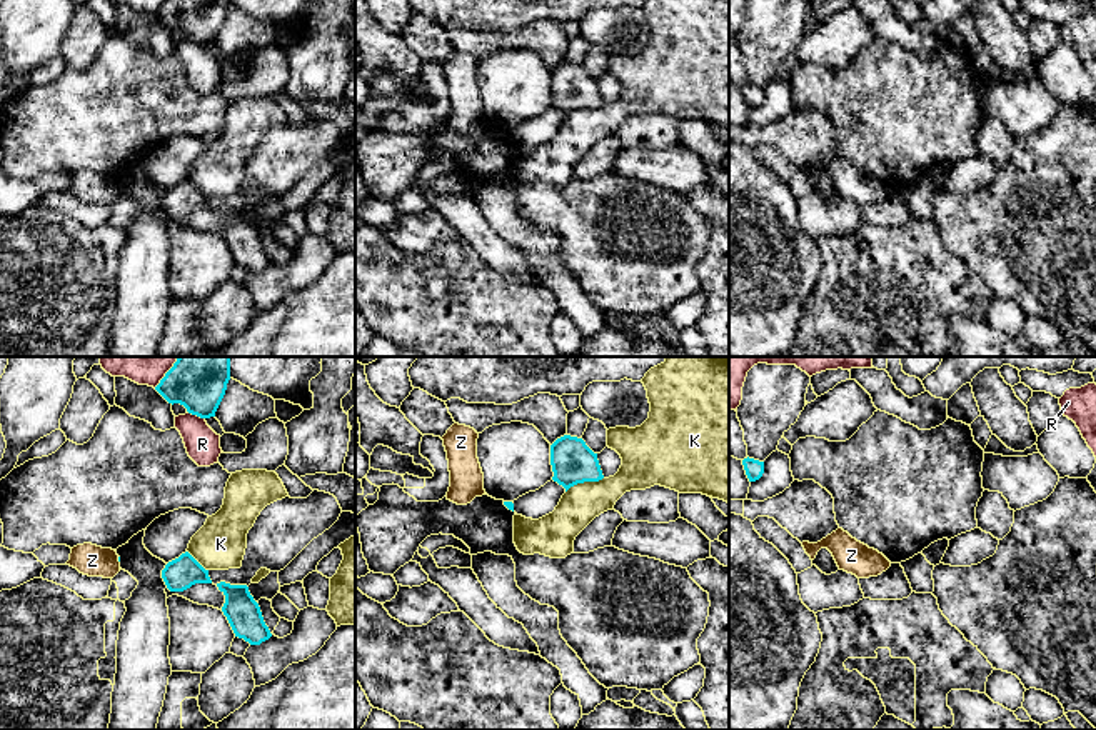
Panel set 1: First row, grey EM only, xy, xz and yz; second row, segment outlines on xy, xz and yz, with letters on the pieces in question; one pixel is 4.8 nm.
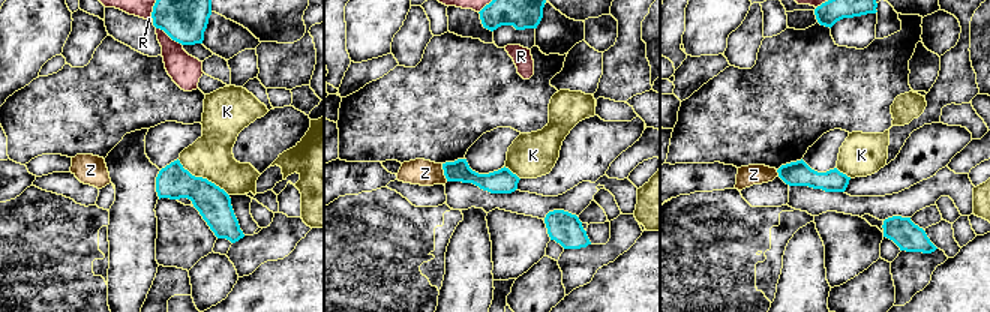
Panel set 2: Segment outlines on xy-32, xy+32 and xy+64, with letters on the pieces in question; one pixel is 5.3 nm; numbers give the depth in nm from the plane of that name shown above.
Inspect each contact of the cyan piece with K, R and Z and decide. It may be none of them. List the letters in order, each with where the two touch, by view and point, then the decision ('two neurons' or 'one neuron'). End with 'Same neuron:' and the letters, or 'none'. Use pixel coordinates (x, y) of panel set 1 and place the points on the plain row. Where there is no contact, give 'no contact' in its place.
K: xz (584, 107) | two neurons
R: xy (197, 42) | two neurons
Z: xy (119, 187) | two neurons
Same neuron: none

